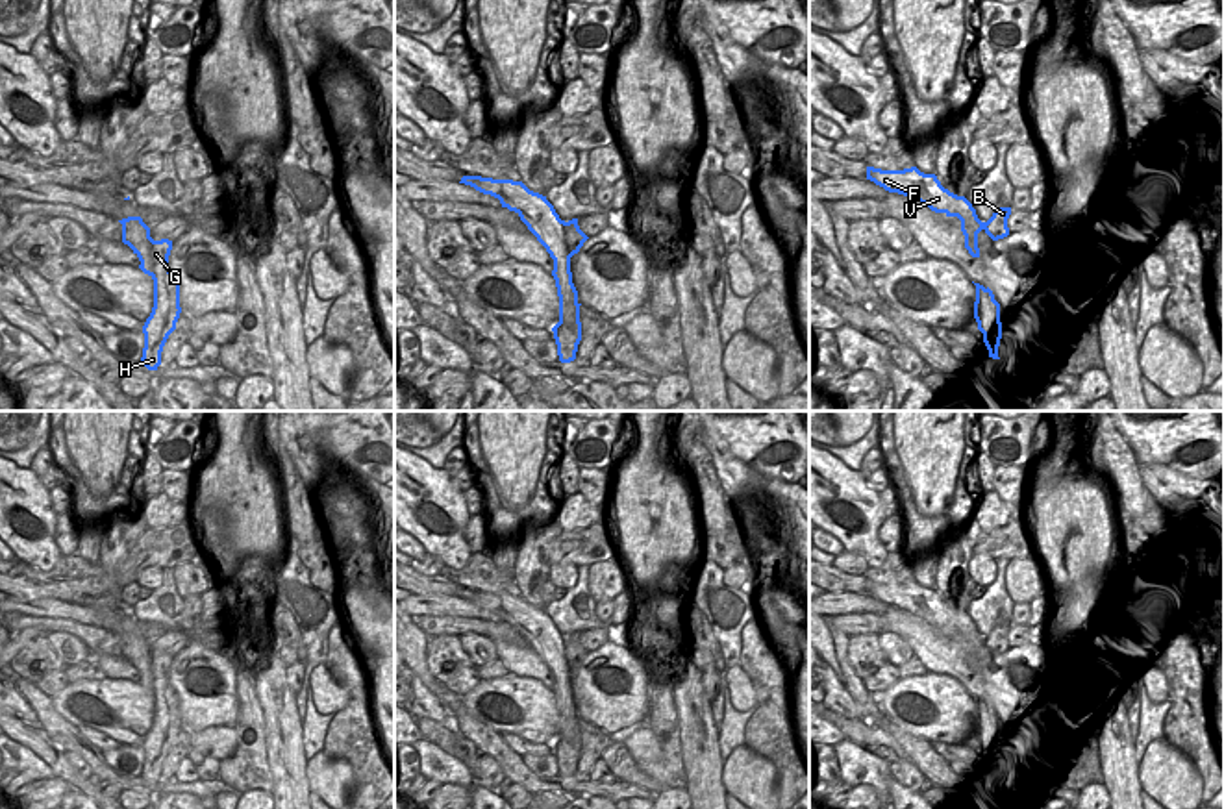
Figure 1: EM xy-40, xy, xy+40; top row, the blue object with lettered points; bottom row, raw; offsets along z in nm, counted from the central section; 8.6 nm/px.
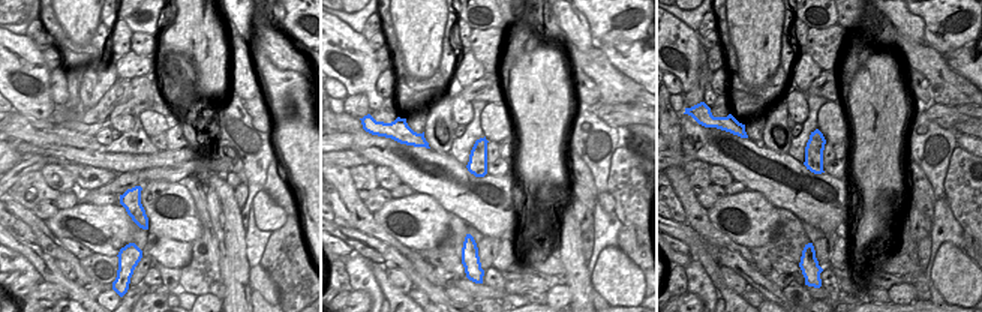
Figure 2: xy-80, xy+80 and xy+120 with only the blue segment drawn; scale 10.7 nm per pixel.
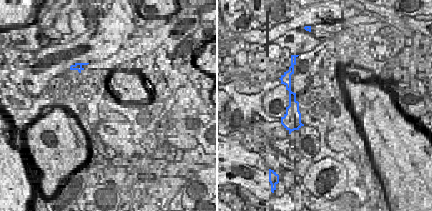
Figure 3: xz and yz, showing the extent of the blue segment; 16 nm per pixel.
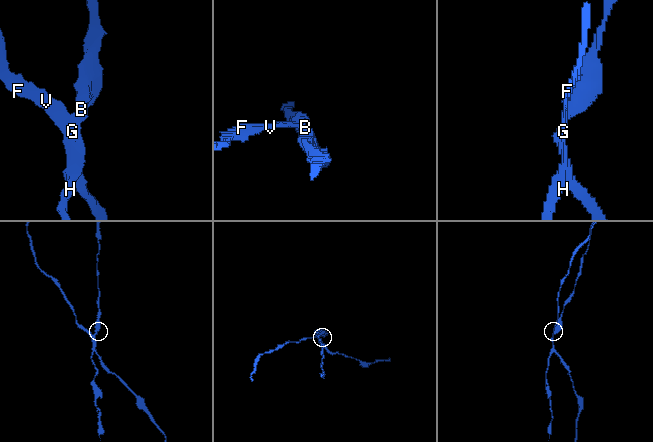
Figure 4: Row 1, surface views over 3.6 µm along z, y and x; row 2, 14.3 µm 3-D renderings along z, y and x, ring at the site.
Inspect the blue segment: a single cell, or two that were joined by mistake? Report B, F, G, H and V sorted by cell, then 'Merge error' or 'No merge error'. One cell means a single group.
Groups: B H / F G V. Merge error

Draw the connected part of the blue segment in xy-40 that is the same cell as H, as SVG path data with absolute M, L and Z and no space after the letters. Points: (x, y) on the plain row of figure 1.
M159 713L154 715L152 728L143 741L144 763L143 763L141 778L148 785L157 785L157 781L161 779L163 761L165 761L169 750L176 744L180 728L181 728L180 720L170 718L170 726L165 728L159 722Z

